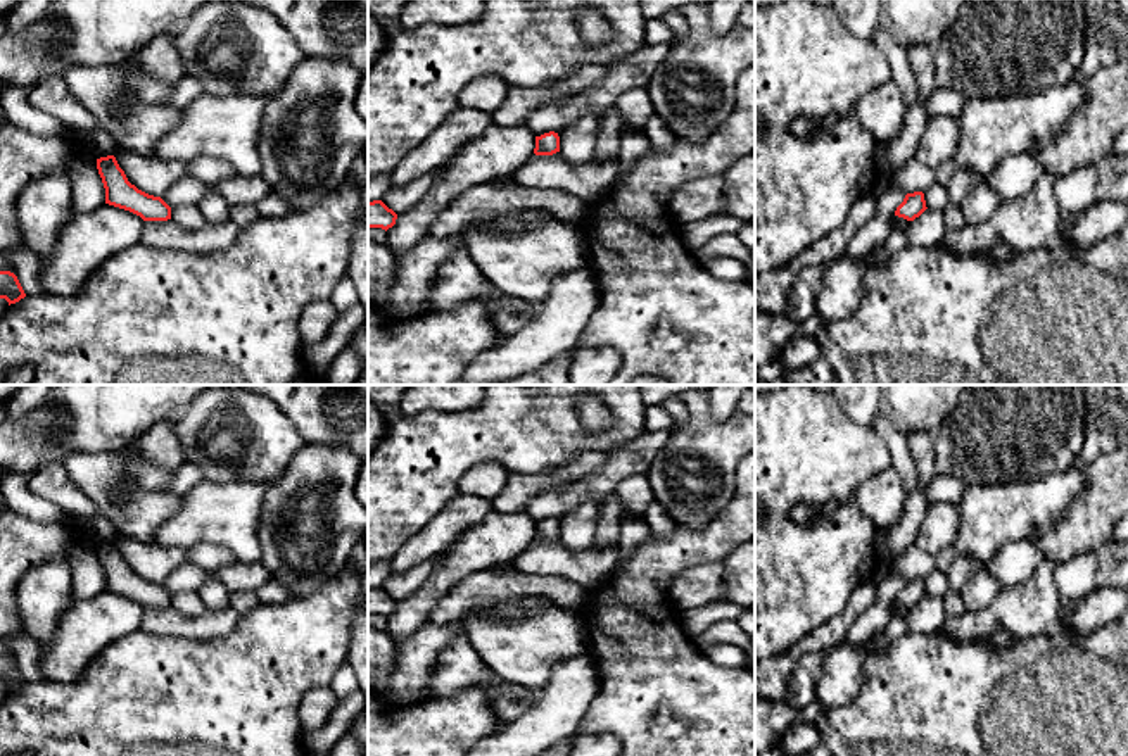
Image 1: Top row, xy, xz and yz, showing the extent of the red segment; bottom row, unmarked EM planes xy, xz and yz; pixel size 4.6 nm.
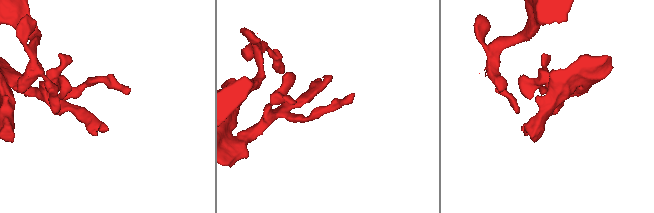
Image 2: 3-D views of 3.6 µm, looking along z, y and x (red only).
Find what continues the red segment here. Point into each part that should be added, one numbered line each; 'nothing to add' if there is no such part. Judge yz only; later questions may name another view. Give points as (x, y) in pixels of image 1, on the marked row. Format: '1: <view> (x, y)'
nothing to add

